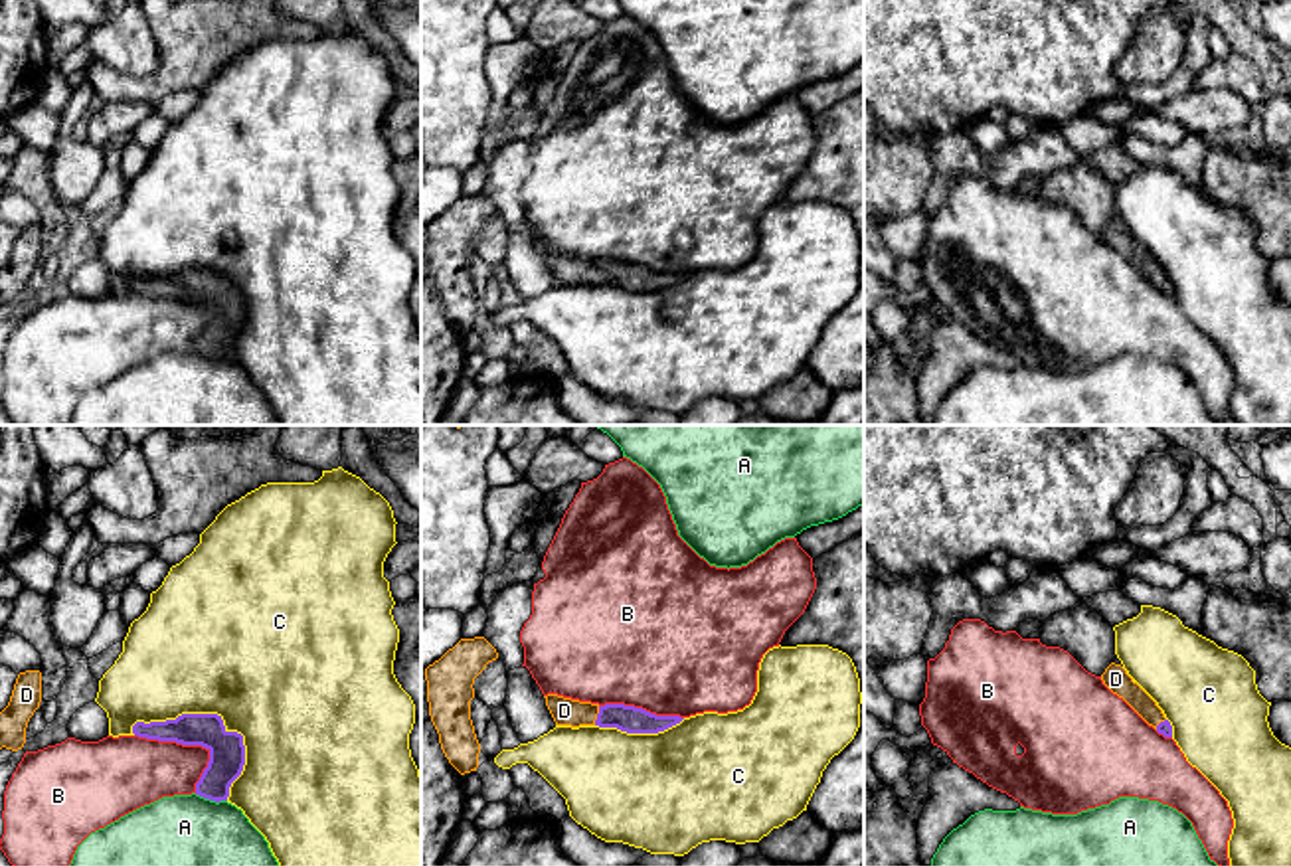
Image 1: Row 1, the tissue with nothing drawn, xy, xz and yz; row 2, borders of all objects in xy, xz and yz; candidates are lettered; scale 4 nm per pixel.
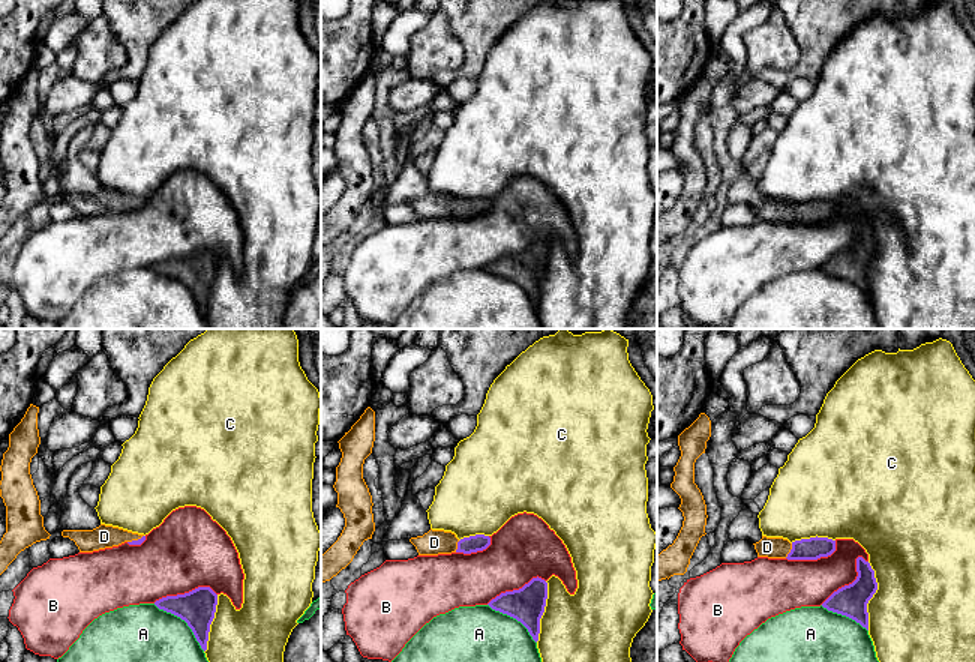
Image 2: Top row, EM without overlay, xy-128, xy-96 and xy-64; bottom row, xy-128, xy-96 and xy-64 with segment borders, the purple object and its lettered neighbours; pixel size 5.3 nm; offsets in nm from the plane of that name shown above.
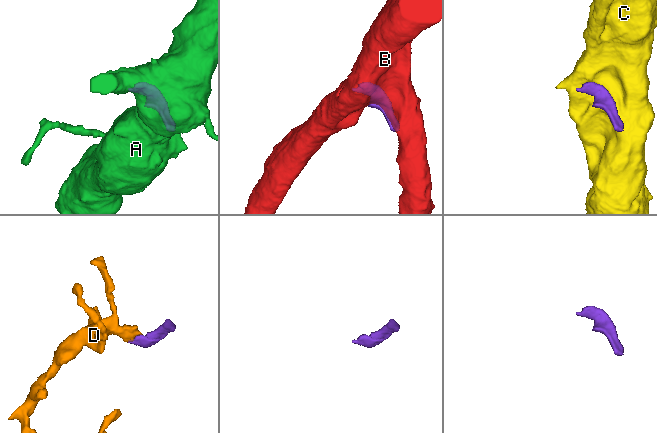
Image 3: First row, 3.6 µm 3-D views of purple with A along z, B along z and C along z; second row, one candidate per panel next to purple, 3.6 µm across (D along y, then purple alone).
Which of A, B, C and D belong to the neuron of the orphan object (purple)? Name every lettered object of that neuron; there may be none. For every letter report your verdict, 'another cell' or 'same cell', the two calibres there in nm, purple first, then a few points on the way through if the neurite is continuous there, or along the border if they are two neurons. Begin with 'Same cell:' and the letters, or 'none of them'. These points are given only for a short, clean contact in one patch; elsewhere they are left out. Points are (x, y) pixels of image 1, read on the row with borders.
Same cell: D
A: another cell | 140/280 nm
B: another cell | 140/280 nm
C: another cell | 140/480 nm
D: same cell | 110/110 nm | across xz (627, 718), (598, 716), (564, 710)

